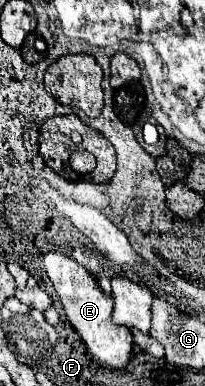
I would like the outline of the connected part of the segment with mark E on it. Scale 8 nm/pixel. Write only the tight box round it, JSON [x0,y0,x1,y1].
[43,251,133,369]

